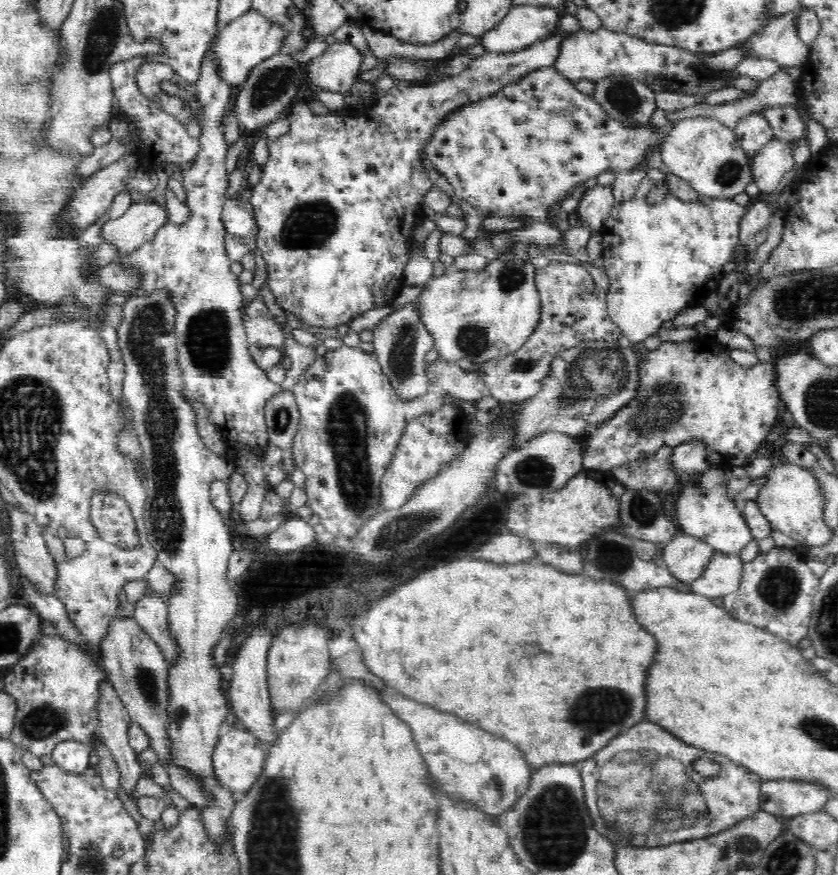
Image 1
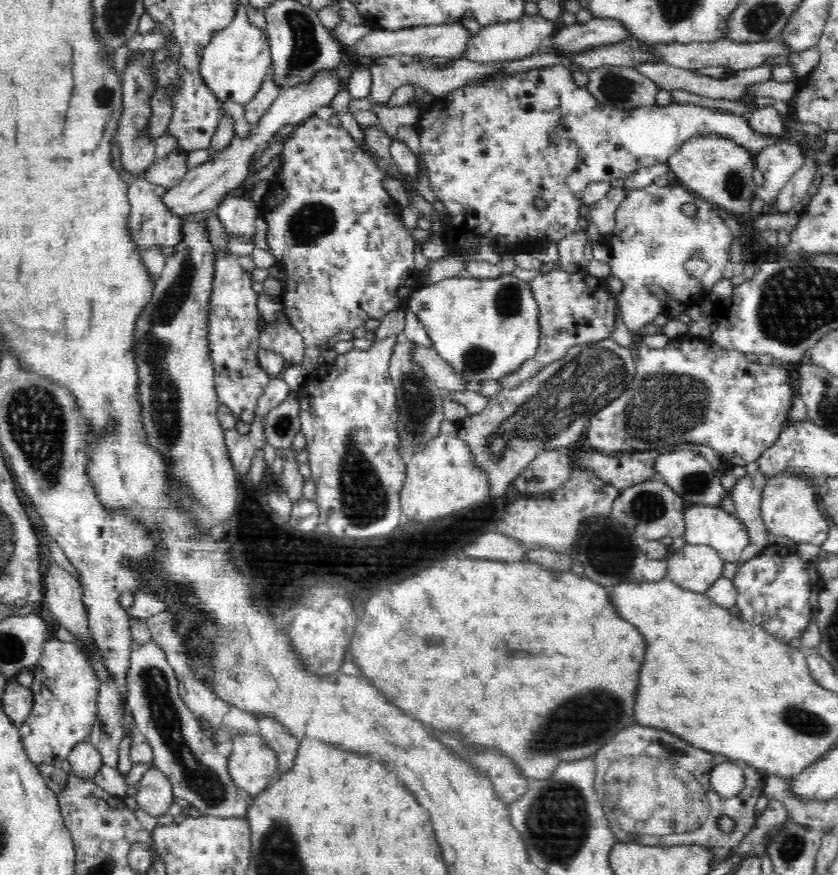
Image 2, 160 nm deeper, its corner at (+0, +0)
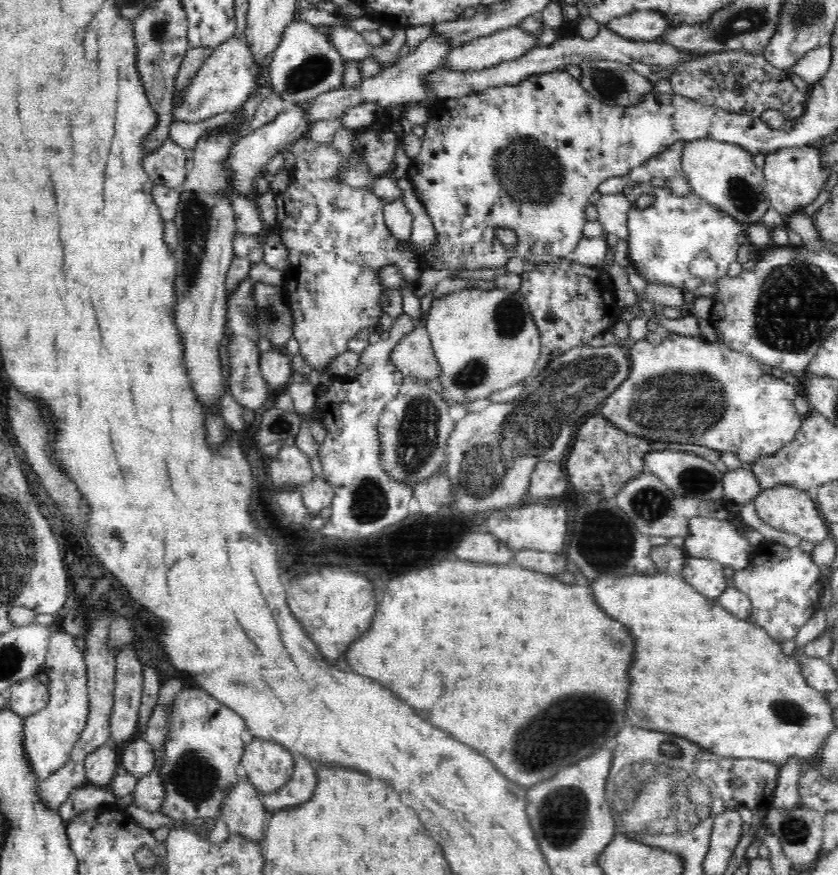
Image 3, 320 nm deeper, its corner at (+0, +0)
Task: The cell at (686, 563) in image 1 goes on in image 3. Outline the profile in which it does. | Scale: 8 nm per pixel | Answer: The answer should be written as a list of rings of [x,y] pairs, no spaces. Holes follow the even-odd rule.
[[[686,555],[681,571],[686,584],[704,597],[716,599],[730,586],[722,570],[724,565],[716,560]]]

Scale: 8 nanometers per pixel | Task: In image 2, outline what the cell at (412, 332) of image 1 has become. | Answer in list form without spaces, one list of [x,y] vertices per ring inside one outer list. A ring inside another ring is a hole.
[[[403,333],[396,336],[387,366],[400,411],[398,432],[400,435],[400,454],[404,458],[411,452],[417,451],[427,438],[433,437],[437,433],[442,419],[445,418],[443,398],[440,396],[439,388],[414,359],[416,348],[418,348],[416,342],[409,340]]]

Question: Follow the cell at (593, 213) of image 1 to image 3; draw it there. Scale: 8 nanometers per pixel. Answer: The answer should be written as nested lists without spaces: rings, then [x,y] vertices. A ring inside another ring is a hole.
[[[623,193],[602,195],[595,204],[598,211],[598,222],[602,224],[605,234],[614,234],[625,239],[628,234],[627,212],[628,199]]]

